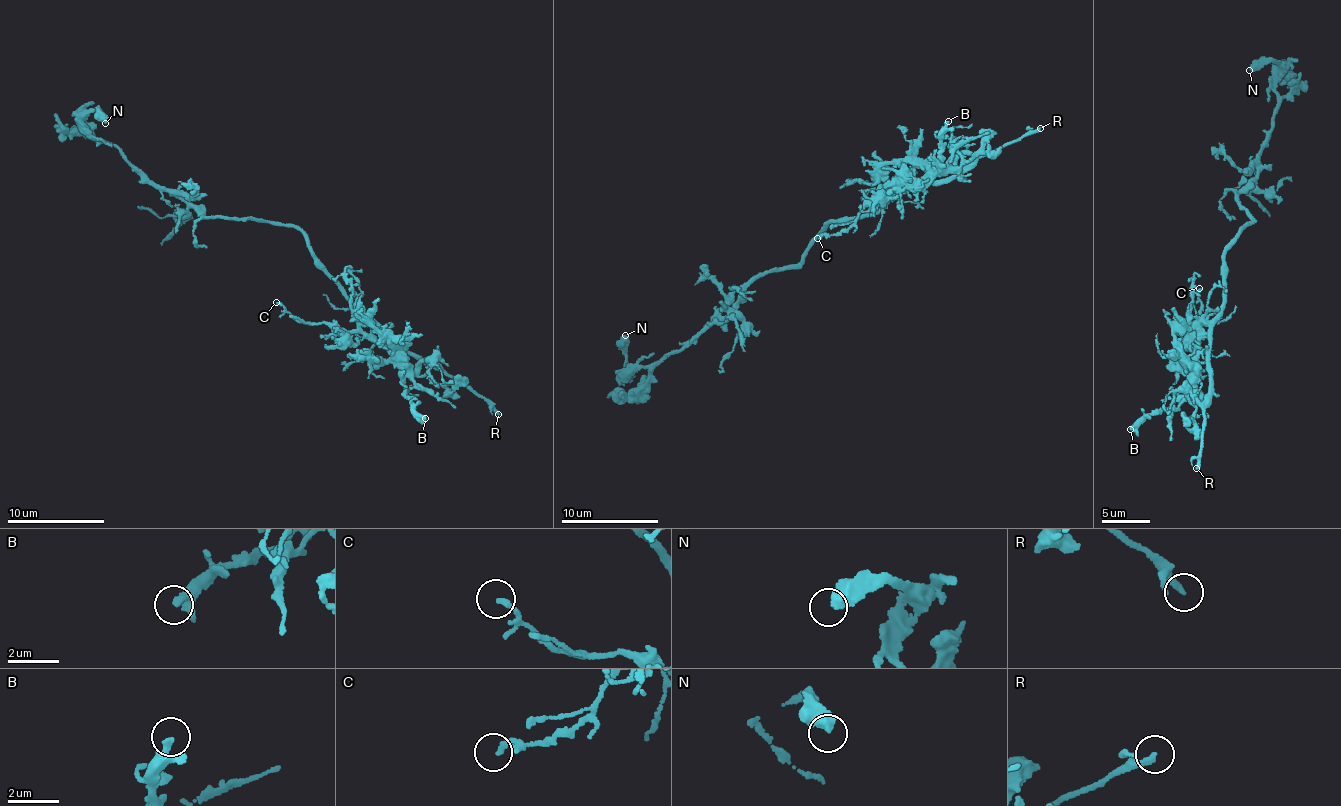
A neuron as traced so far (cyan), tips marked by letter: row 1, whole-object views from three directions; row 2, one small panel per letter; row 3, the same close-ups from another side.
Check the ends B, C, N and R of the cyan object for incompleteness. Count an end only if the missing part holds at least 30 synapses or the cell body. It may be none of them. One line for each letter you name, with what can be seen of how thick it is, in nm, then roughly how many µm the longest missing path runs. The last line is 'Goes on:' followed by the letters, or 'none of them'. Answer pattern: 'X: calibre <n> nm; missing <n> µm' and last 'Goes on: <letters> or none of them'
R: calibre 240 nm; missing 50 µm
Goes on: R

